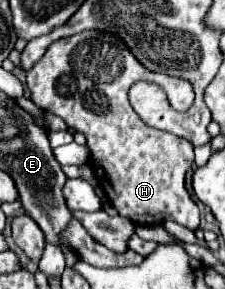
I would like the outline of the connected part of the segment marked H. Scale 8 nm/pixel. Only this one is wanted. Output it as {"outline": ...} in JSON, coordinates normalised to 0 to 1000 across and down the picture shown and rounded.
{"outline":[[[369,107],[351,121],[262,135],[218,163],[218,176],[182,197],[182,211],[120,246],[120,301],[138,315],[147,356],[173,363],[191,384],[280,405],[307,439],[378,467],[387,509],[404,522],[396,564],[413,578],[413,599],[476,675],[484,702],[520,723],[538,751],[573,751],[609,779],[716,779],[724,765],[760,758],[867,799],[893,765],[884,716],[822,654],[822,606],[858,571],[858,502],[813,474],[680,446],[644,433],[627,405],[609,405],[564,343],[564,315],[600,280],[680,280],[716,294],[742,322],[760,370],[787,384],[831,384],[858,363],[867,322],[858,301],[840,301],[840,280],[644,239],[618,211],[600,211],[556,149],[538,149],[538,135],[502,128],[493,114]]]}

